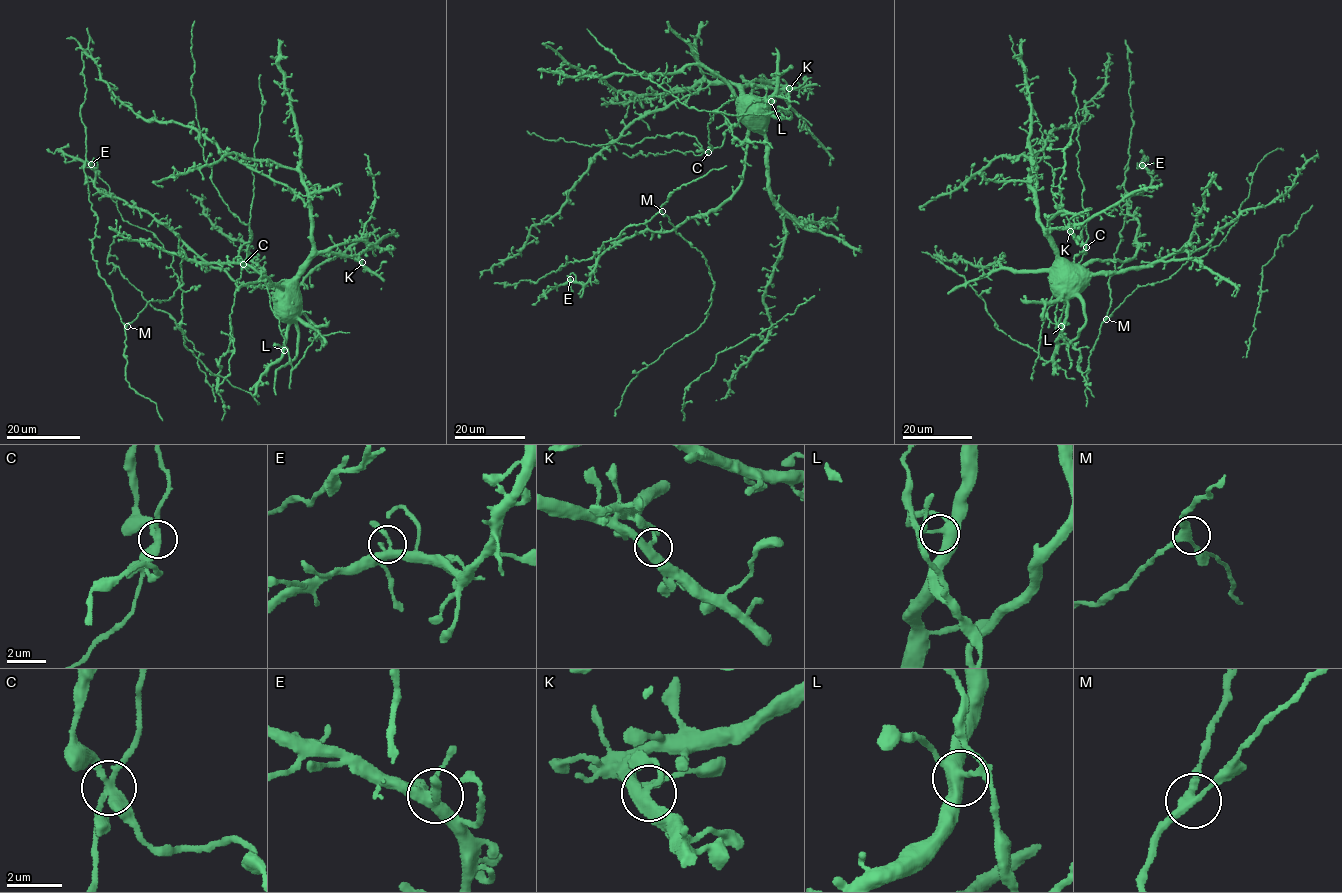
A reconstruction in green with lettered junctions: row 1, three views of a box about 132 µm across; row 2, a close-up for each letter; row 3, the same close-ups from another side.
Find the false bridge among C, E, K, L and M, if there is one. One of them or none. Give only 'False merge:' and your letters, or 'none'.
False merge: C

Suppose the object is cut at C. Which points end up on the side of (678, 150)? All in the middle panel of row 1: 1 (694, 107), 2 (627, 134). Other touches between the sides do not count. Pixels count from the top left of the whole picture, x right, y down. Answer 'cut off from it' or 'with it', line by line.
1: cut off from it
2: cut off from it

